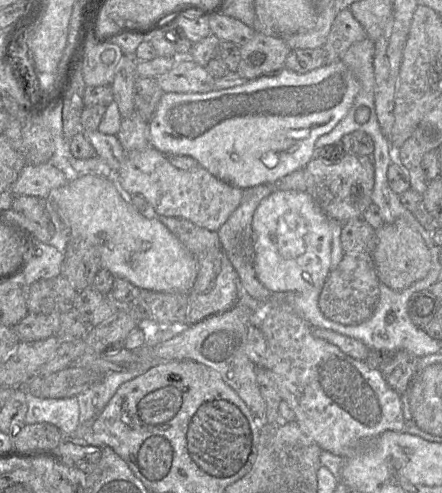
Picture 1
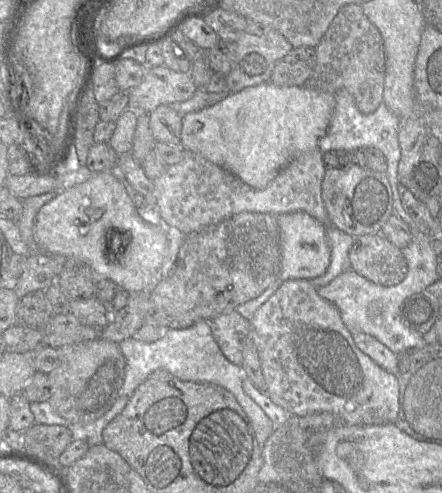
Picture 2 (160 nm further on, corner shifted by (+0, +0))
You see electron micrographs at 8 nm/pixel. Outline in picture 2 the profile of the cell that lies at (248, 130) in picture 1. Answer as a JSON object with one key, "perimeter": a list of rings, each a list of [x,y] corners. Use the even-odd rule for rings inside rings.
{"perimeter":[[[265,82],[231,93],[225,99],[182,116],[181,147],[196,153],[234,174],[255,189],[264,189],[278,172],[295,157],[318,148],[319,140],[327,133],[335,94],[307,86],[276,86]]]}

